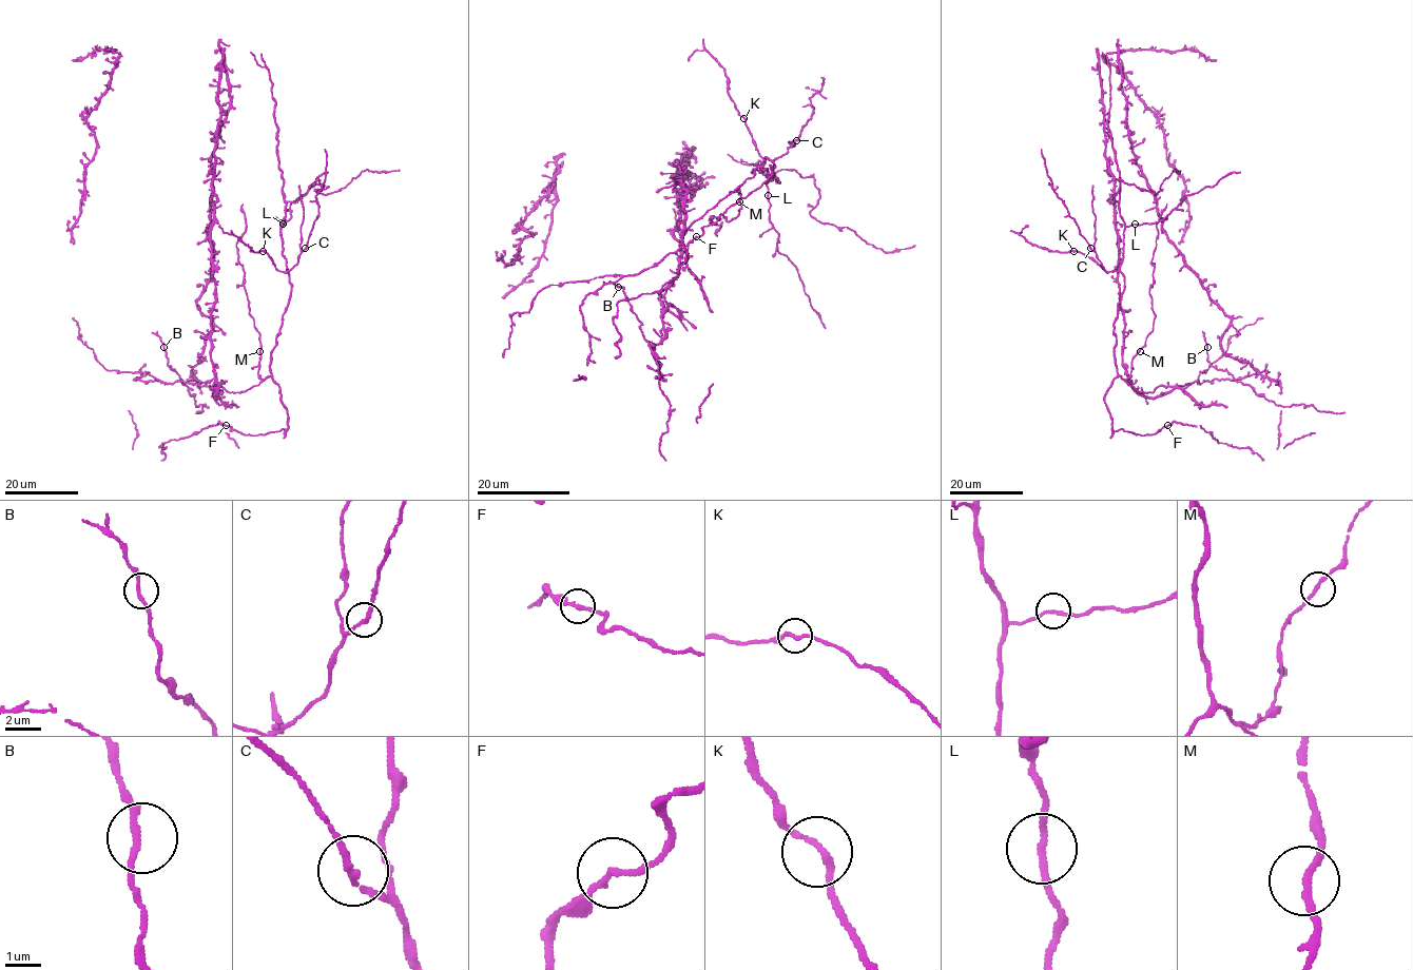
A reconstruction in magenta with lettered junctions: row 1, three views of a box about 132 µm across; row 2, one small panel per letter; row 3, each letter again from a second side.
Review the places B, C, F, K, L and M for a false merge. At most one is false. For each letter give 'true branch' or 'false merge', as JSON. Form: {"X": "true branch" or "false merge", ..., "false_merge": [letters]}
{"B": "true branch", "C": "true branch", "F": "true branch", "K": "true branch", "L": "true branch", "M": "true branch", "false_merge": []}

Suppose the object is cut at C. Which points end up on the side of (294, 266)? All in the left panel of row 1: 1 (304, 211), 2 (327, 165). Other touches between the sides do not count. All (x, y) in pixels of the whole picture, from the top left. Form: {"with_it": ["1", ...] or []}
{"with_it": ["1"]}

